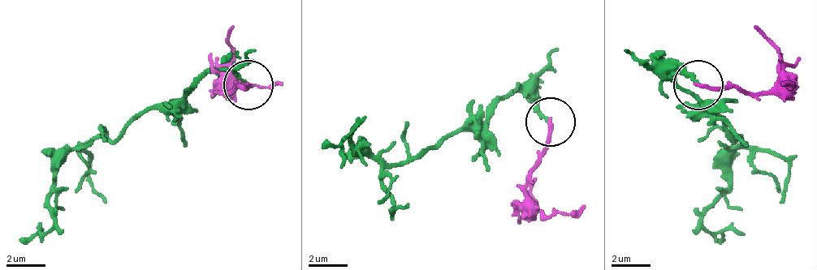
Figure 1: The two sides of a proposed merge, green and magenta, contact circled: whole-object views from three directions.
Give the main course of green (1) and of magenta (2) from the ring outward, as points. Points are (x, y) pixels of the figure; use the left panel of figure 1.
1: (247, 83), (207, 74), (178, 103), (138, 113), (114, 138), (79, 143), (54, 177), (54, 226), (40, 236)
2: (247, 83), (247, 88), (222, 93), (232, 74), (232, 24)

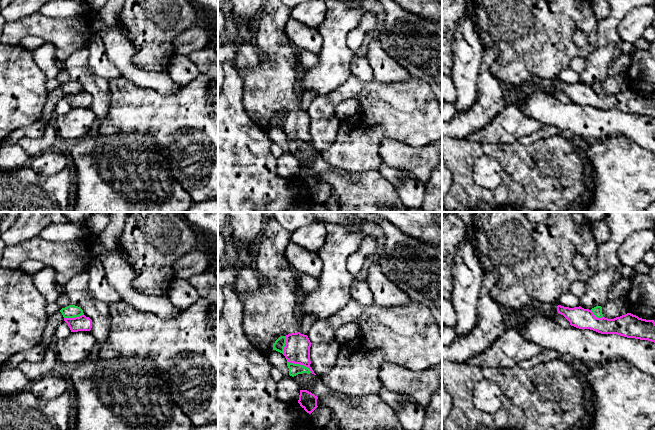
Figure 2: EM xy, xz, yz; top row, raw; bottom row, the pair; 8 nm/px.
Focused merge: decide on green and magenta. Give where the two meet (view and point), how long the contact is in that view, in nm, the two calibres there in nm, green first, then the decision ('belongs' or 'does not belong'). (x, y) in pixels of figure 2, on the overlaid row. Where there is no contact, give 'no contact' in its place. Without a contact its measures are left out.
xz (299, 364) | 240 nm | 100/200 nm | does not belong

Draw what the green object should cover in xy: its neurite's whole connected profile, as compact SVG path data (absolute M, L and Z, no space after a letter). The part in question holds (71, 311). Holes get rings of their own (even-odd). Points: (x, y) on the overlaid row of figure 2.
M69 305L60 310L64 318L75 318L83 315L83 310L75 305Z

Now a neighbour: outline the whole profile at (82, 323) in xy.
M84 314L75 318L64 318L71 332L90 331L92 328L92 320Z

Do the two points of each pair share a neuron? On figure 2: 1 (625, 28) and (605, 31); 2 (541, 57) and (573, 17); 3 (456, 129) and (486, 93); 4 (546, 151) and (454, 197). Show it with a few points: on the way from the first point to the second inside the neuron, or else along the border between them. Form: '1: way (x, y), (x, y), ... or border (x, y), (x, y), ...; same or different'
1: border (632, 10), (626, 14), (618, 26), (620, 39); different
2: way (543, 47), (563, 27); same
3: way (465, 122), (485, 102); same
4: way (525, 175), (506, 194), (500, 197), (478, 197); same

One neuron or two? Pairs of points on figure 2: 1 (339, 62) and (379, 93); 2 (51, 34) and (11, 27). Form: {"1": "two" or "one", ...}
{"1": "two", "2": "one"}

